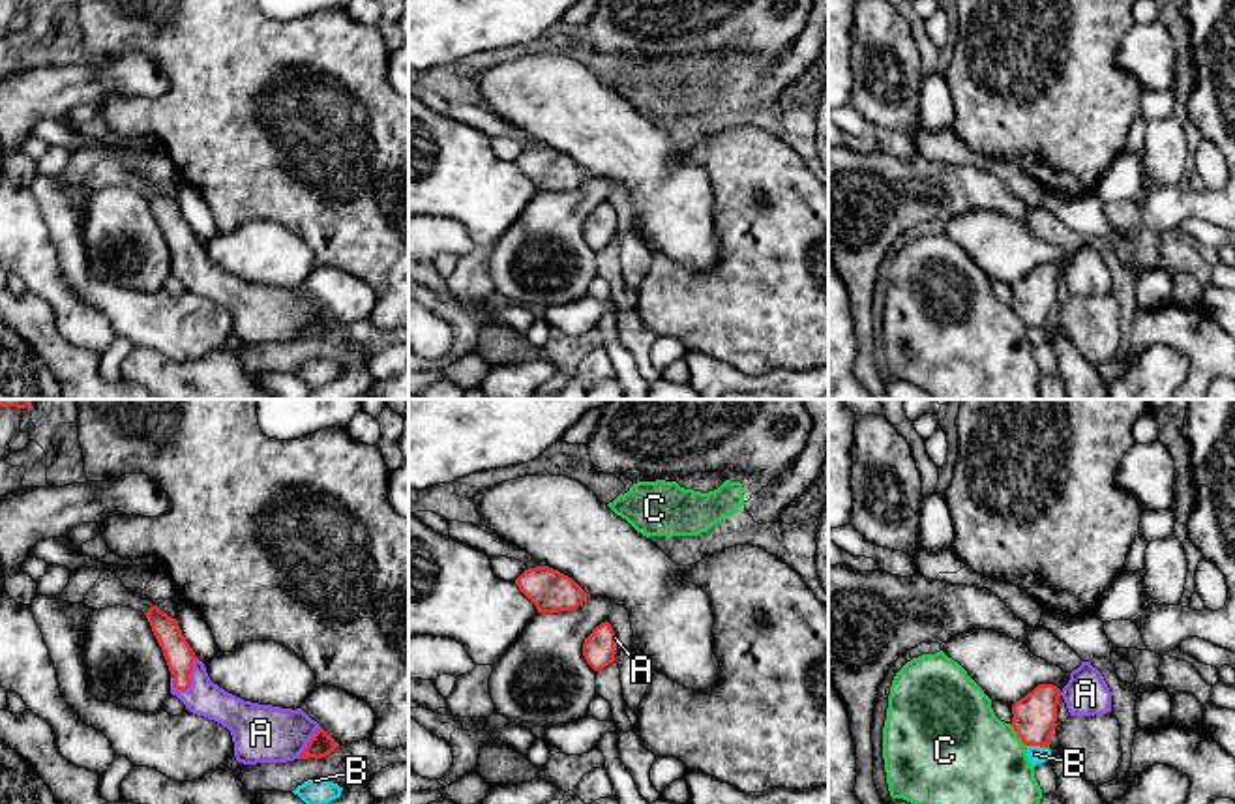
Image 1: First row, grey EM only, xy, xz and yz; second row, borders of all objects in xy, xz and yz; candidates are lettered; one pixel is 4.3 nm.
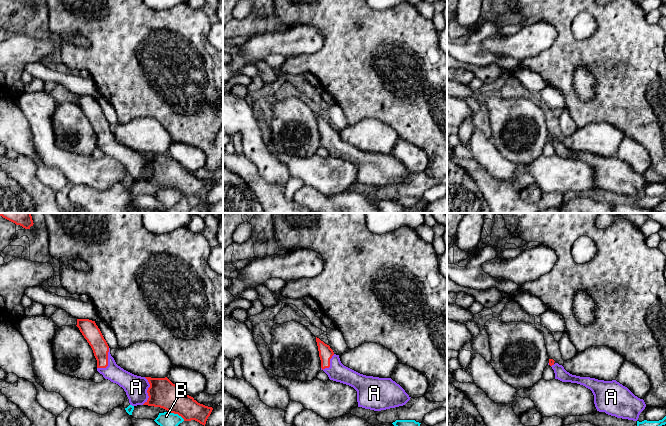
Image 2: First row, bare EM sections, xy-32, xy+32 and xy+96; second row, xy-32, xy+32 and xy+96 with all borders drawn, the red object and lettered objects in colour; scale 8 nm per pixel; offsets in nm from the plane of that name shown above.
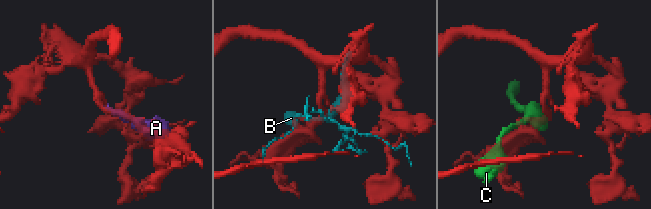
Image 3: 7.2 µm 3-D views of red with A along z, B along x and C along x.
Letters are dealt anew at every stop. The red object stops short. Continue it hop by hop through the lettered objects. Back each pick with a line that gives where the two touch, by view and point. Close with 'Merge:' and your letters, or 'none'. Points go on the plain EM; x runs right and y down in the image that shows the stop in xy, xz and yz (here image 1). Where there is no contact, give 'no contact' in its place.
A: meets red in xy at (188, 259)
Merge: A

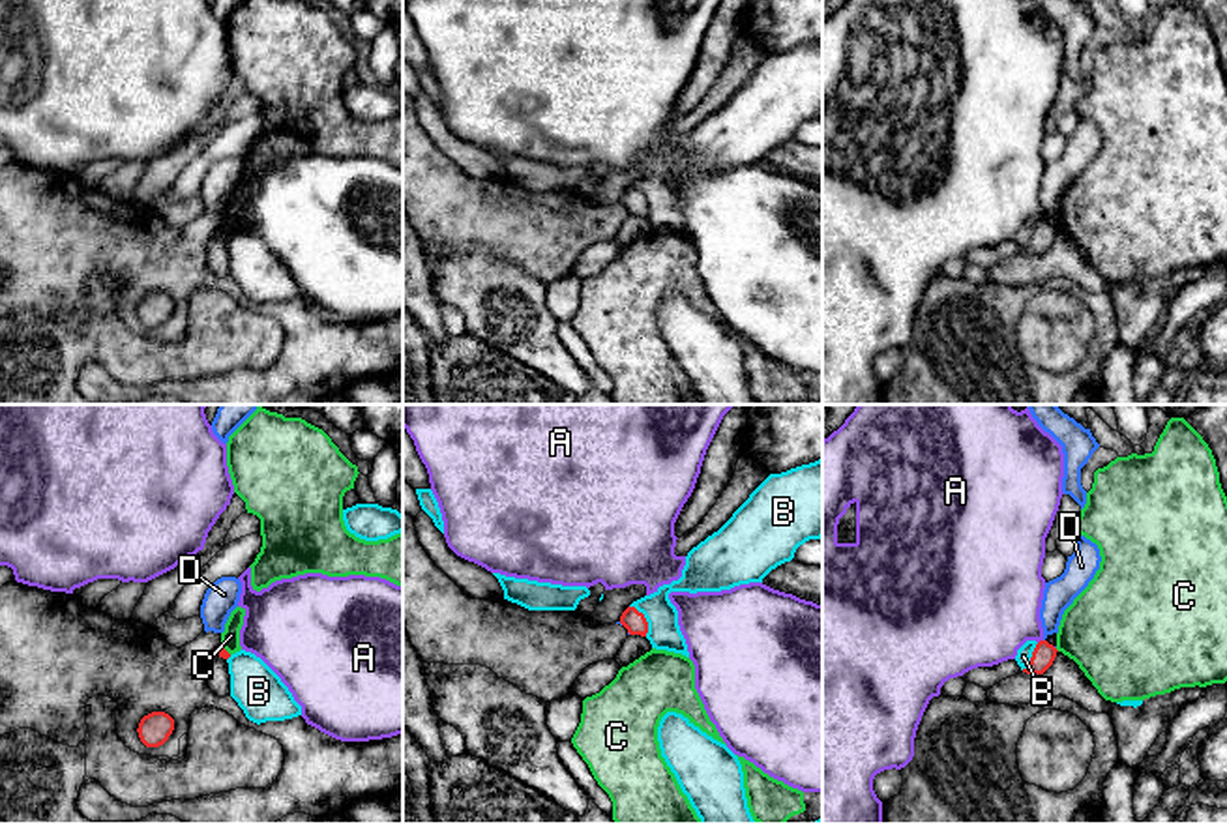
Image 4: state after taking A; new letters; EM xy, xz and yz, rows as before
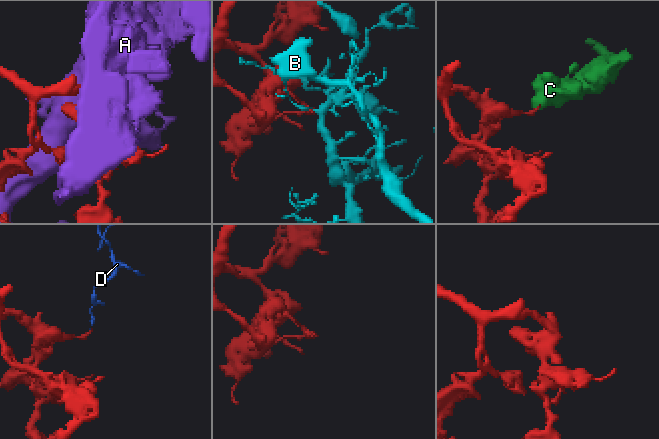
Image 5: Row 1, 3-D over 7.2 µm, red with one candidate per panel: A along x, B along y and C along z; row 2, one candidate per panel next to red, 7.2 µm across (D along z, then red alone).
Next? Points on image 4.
Merge: none

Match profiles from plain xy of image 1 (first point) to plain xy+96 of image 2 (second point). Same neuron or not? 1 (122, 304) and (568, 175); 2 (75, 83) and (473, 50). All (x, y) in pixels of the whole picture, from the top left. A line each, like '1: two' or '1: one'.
1: one
2: two

